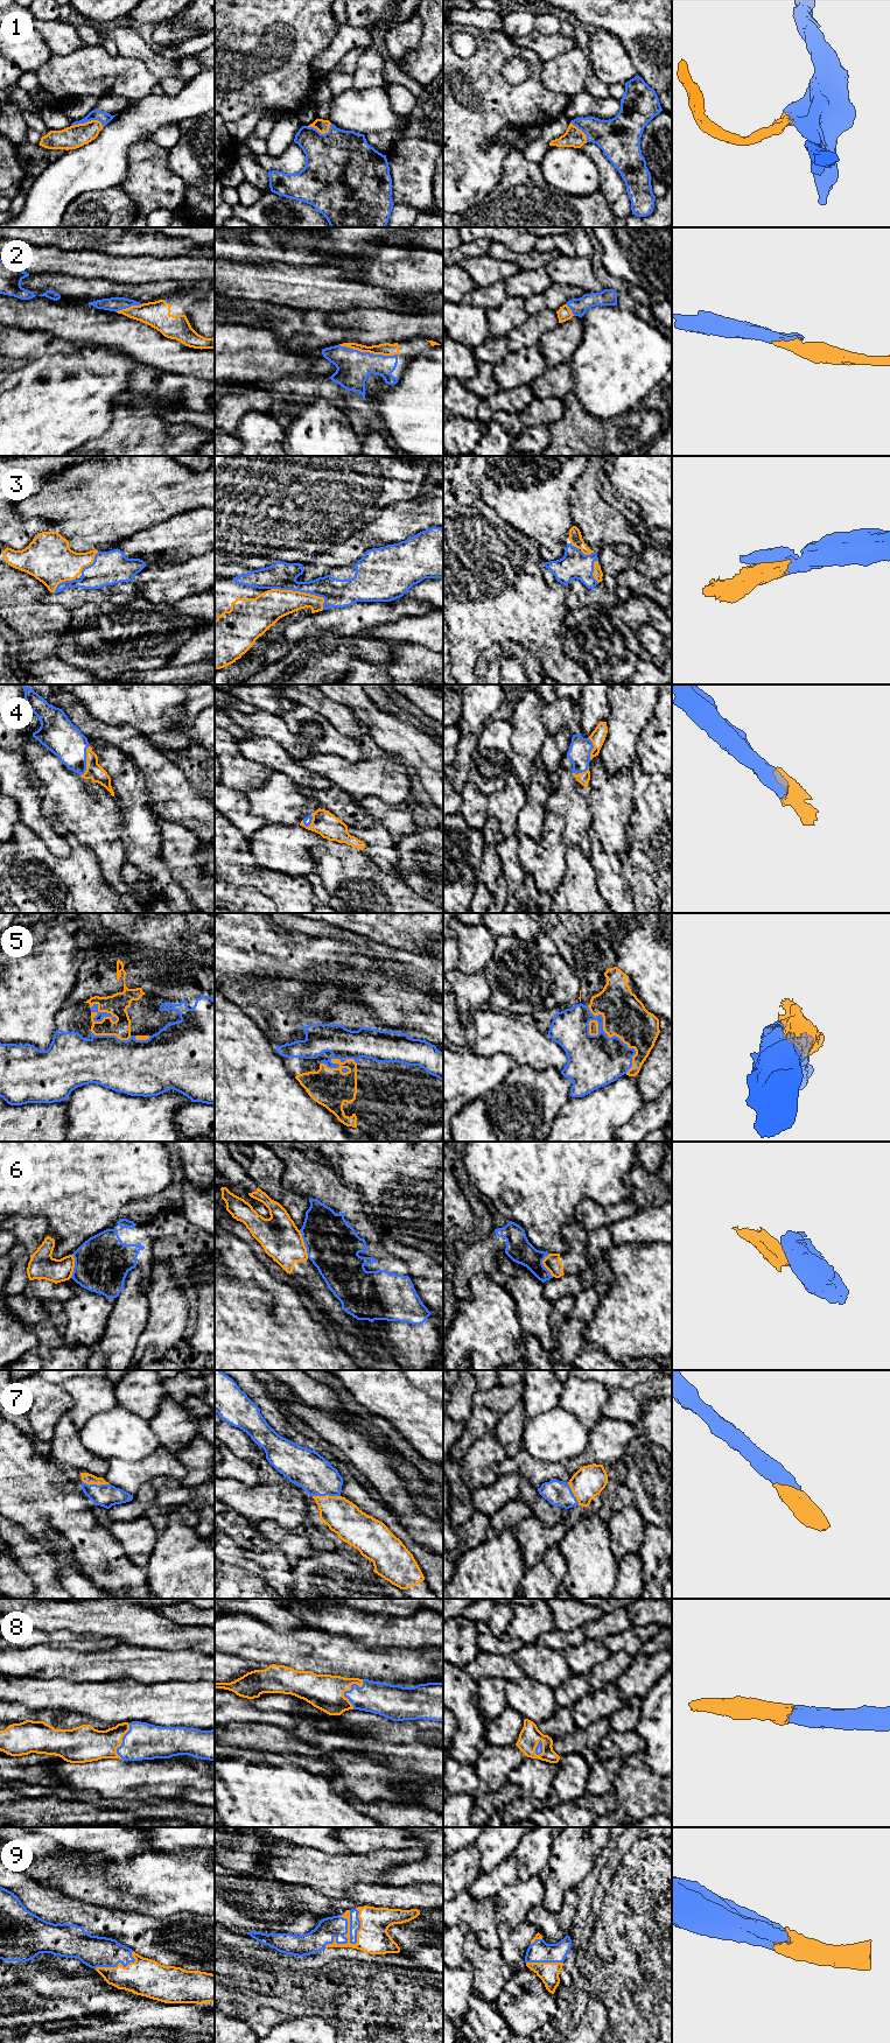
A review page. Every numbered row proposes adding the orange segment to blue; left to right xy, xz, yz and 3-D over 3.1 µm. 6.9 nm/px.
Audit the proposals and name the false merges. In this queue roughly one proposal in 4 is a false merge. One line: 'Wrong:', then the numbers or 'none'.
Wrong: 6

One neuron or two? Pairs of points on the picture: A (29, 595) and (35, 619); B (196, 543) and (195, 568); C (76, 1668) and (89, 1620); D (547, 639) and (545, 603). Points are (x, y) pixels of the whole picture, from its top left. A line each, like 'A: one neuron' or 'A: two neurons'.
A: one neuron
B: two neurons
C: two neurons
D: one neuron

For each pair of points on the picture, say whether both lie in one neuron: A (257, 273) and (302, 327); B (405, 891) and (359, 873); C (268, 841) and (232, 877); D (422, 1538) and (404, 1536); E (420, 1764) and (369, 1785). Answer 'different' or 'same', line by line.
A: different
B: same
C: different
D: different
E: different

